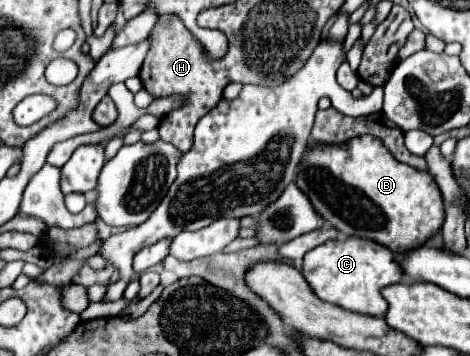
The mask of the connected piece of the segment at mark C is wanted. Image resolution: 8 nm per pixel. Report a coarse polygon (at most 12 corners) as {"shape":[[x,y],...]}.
{"shape":[[362,237],[326,241],[302,275],[322,301],[384,317],[398,257]]}

